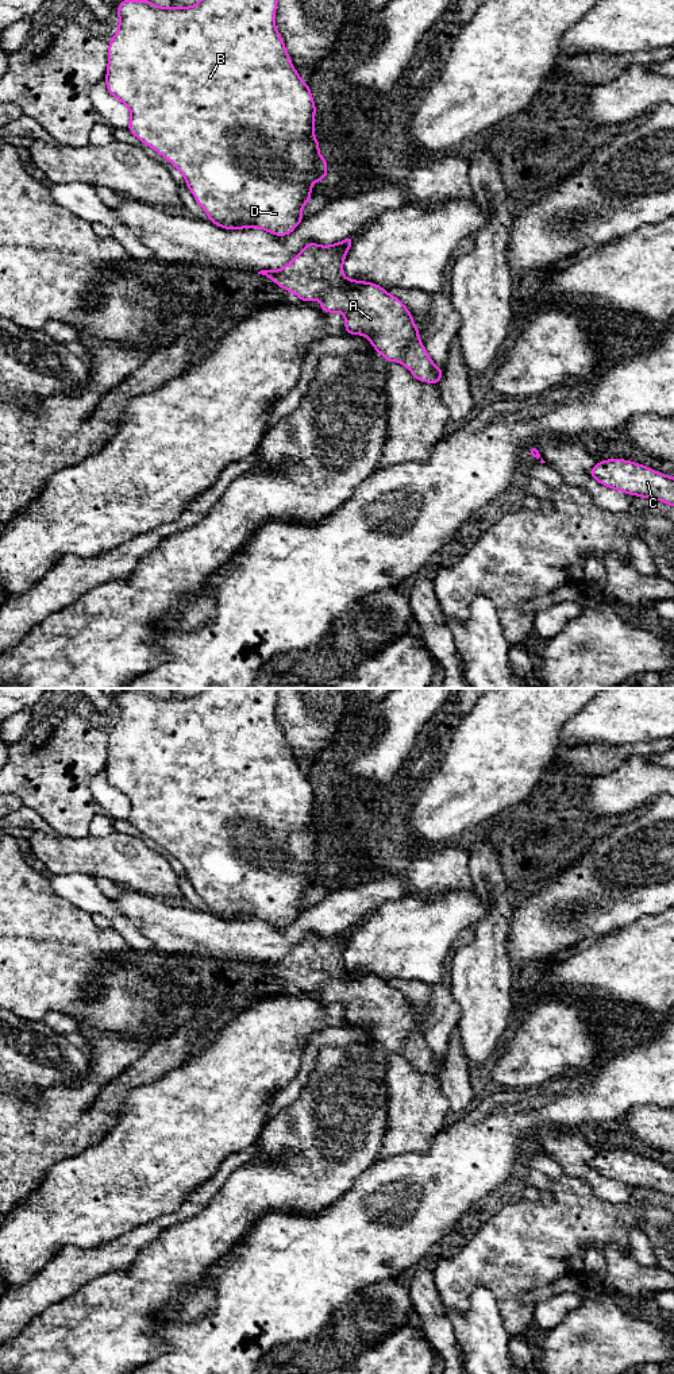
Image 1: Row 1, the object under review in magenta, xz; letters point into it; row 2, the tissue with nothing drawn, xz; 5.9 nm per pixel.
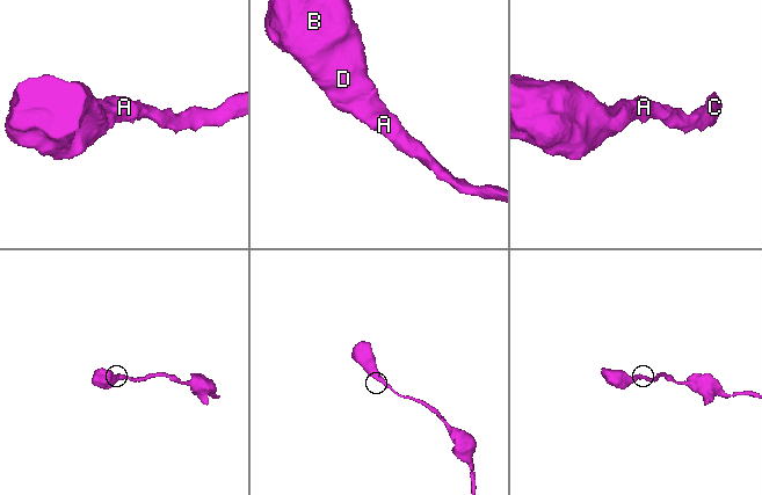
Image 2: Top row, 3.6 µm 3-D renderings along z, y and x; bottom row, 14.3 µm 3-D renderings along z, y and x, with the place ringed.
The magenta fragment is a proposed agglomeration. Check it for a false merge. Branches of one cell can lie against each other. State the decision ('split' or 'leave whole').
leave whole

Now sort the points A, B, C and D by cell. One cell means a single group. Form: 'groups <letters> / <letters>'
groups A B C D

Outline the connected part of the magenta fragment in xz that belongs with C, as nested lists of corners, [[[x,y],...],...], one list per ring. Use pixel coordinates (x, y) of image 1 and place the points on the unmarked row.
[[[615,1149],[597,1153],[589,1165],[609,1180],[674,1197],[674,1169],[650,1158]]]

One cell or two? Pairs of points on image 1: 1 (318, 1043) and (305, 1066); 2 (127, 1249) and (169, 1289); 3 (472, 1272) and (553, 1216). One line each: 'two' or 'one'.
1: one
2: two
3: one

